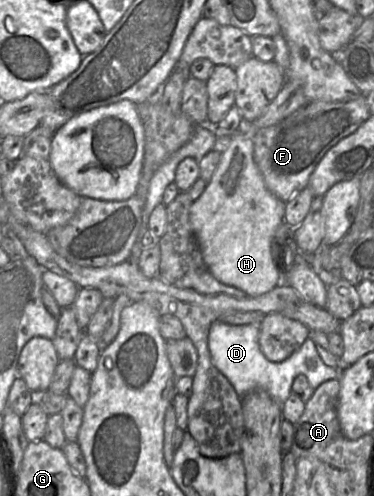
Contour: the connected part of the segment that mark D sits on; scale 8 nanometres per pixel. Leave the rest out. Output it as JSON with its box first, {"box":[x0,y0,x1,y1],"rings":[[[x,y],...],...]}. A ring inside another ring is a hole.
{"box":[208,320,339,405],"rings":[[[220,320],[214,321],[208,332],[208,349],[212,364],[228,379],[241,398],[253,390],[264,390],[278,404],[282,405],[292,393],[292,383],[296,376],[305,375],[310,385],[316,389],[330,379],[338,378],[339,368],[327,366],[319,356],[310,337],[282,362],[272,362],[262,353],[259,343],[259,322],[246,325],[231,325]],[[307,359],[313,359],[314,368],[309,368]]]}

